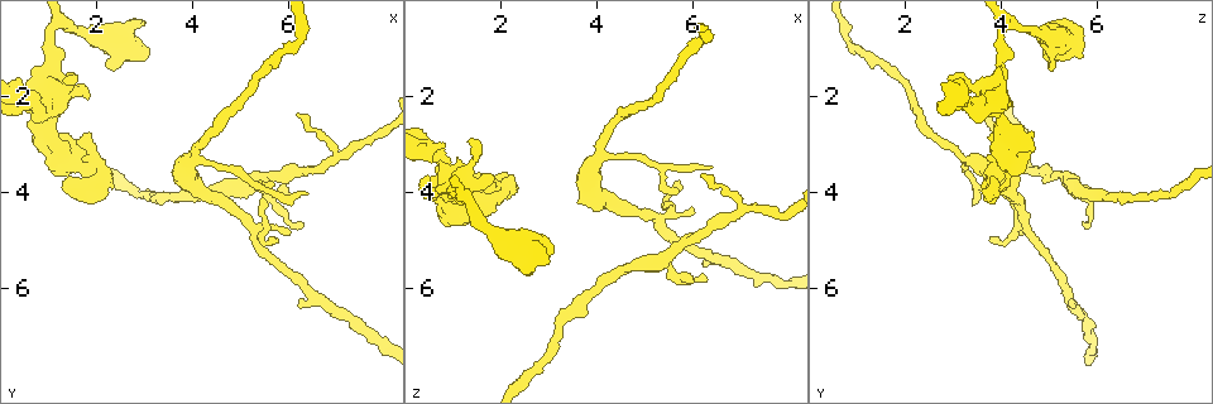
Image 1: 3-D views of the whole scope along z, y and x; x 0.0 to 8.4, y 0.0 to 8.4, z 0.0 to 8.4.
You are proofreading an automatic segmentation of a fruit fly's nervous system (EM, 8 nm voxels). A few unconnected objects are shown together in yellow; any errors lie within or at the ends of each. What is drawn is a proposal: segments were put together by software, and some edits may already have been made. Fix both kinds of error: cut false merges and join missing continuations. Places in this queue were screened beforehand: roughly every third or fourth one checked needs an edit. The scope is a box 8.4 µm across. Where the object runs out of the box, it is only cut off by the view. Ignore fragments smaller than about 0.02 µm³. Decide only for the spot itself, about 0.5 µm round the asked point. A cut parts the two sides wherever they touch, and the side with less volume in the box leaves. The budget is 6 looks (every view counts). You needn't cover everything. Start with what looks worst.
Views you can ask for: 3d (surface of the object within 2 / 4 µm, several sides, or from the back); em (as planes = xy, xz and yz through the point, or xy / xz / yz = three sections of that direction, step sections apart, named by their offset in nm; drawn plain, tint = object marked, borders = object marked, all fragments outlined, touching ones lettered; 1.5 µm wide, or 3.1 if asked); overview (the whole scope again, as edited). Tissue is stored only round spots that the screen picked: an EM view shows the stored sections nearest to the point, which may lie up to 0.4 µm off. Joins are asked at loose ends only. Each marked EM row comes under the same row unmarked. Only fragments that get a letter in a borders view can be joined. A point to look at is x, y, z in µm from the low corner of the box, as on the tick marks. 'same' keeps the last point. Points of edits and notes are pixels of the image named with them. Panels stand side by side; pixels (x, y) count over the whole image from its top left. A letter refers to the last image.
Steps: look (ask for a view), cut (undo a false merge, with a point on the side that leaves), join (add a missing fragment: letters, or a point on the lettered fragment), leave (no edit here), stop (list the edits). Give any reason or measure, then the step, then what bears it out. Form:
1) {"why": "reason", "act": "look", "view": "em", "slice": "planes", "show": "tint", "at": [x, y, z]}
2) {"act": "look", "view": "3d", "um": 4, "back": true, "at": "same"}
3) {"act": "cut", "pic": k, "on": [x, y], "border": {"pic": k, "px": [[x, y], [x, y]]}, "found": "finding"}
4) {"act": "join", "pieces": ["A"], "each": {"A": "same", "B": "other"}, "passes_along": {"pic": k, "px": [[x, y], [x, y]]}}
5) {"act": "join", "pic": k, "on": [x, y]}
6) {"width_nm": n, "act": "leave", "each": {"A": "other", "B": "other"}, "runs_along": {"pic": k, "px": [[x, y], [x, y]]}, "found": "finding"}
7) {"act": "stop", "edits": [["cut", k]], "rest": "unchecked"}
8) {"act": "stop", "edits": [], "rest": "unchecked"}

{"why": "an open end", "act": "look", "view": "3d", "um": 2, "at": [1.80, 2.05, 3.70]}

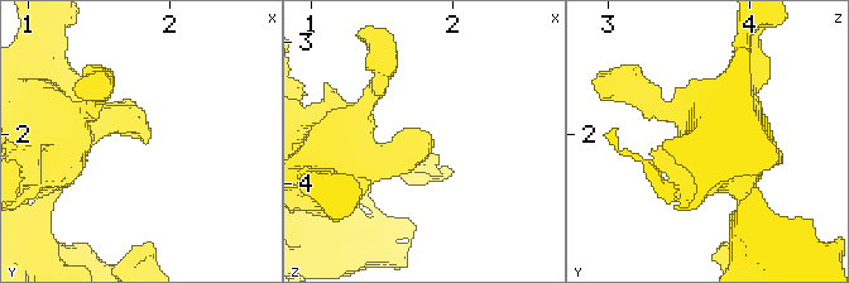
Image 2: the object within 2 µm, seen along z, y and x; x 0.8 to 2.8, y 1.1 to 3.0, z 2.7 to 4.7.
{"why": "need the tissue", "act": "look", "view": "em", "slice": "yz", "step": 8, "show": "borders", "at": [1.84, 2.04, 3.68]}

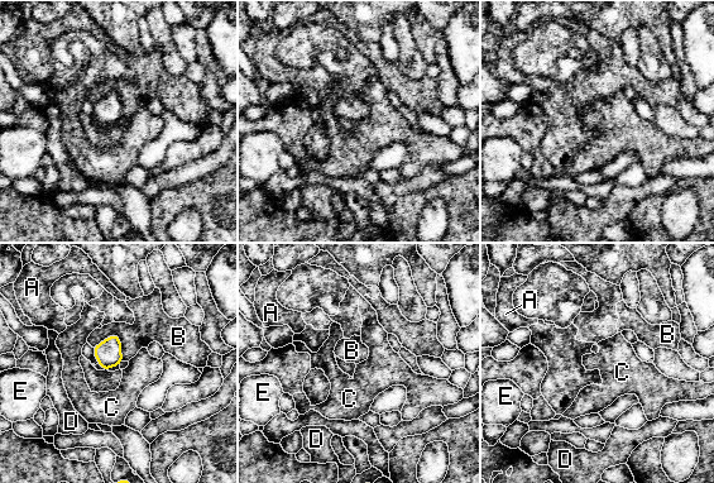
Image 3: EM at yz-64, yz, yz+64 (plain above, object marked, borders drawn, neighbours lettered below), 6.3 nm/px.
{"why": "another direction", "act": "look", "view": "em", "slice": "xy", "step": 4, "show": "borders", "at": "same"}

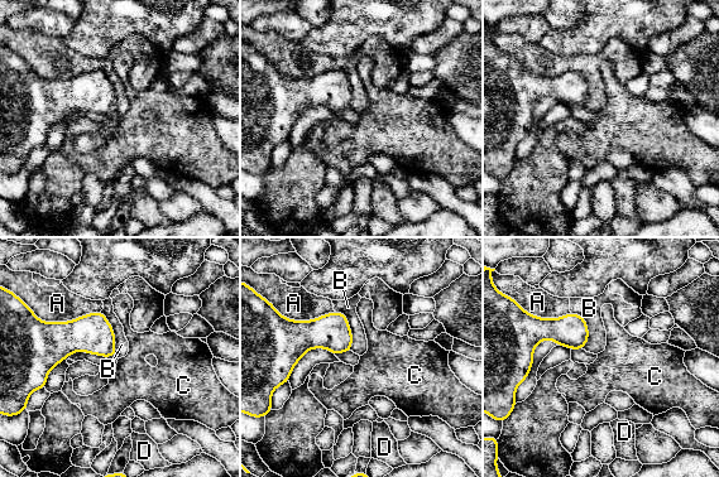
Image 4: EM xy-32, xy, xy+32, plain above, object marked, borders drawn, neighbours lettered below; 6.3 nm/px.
{"act": "leave", "each": {"A": "other", "B": "other", "C": "other", "D": "other"}, "found": "none of them fits"}

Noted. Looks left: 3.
{"why": "an open end", "act": "look", "view": "em", "slice": "xz", "step": 4, "show": "tint", "at": [2.55, 1.20, 5.65]}

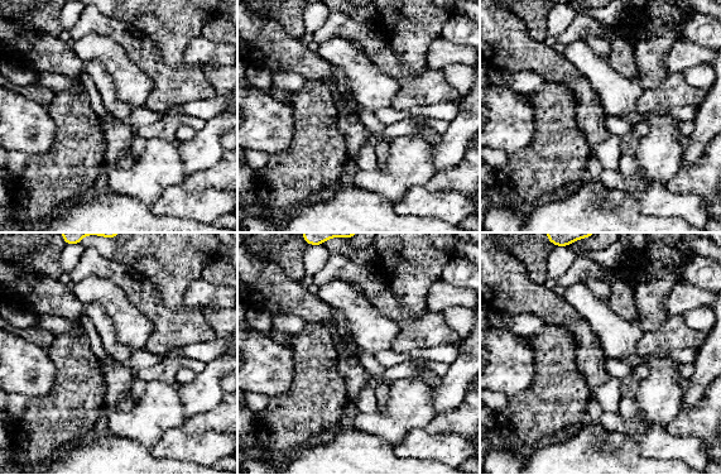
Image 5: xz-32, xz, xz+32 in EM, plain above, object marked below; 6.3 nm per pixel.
{"why": "cut it another way", "act": "look", "view": "em", "slice": "planes", "show": "borders", "at": "same"}

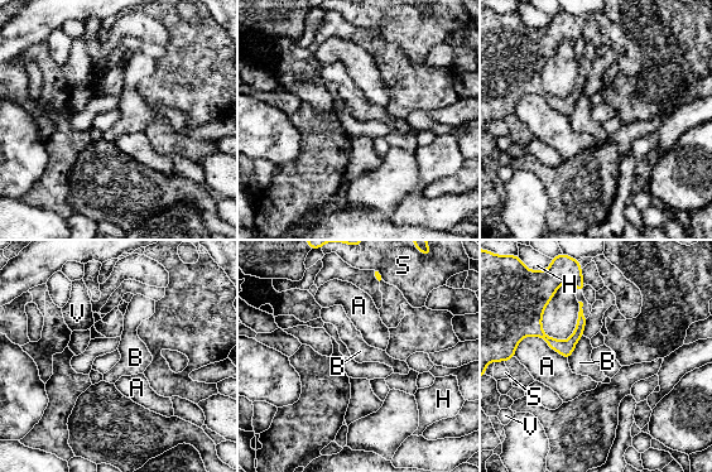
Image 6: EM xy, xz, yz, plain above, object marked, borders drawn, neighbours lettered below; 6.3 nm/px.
{"act": "leave", "each": {"A": "other", "B": "other", "H": "other", "S": "other", "V": "other"}, "found": "no lettered fragment goes on from it"}

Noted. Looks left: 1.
{"act": "stop", "edits": [], "rest": "unchecked"}

